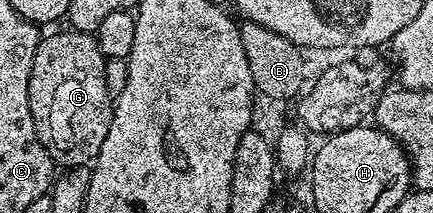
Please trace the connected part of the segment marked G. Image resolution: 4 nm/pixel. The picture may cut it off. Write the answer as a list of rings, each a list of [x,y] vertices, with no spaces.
[[[64,31],[46,35],[35,50],[29,105],[39,142],[51,154],[54,165],[68,170],[92,165],[99,150],[103,150],[107,130],[111,130],[115,100],[107,90],[106,58],[99,50],[96,35]]]

